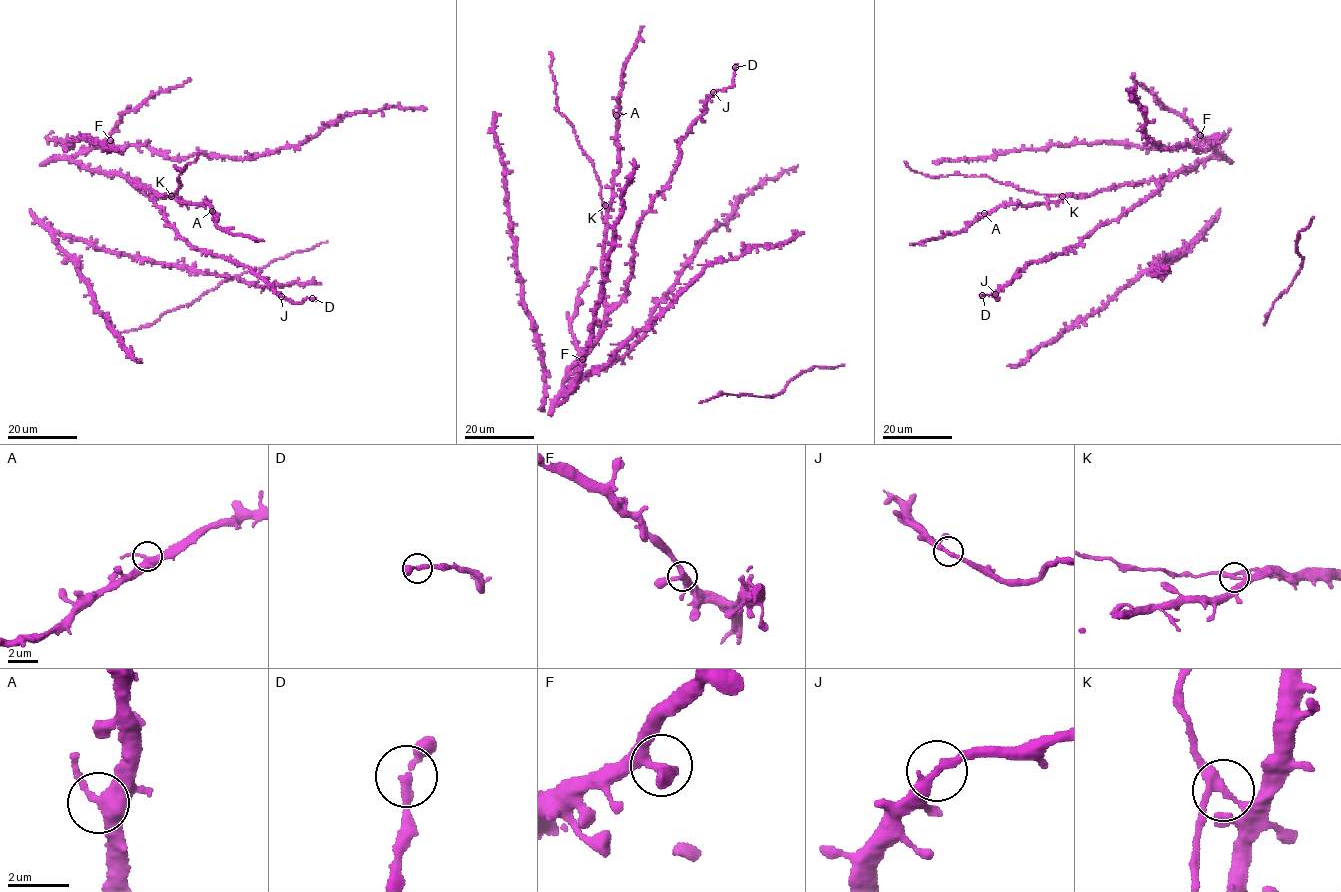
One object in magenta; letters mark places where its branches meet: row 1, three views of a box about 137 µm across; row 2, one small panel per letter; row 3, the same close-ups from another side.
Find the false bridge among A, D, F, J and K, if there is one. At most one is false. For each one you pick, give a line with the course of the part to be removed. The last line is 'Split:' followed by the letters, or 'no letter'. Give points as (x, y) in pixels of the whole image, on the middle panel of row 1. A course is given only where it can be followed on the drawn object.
K: foreign part runs (605, 205), (594, 165), (579, 146), (573, 126), (559, 111), (556, 82), (551, 71), (553, 57), (549, 52)
Split: K

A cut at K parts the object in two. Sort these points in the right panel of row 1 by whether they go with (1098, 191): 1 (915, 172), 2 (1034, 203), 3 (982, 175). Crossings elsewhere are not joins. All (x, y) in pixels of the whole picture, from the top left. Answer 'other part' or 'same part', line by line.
1: other part
2: same part
3: other part

